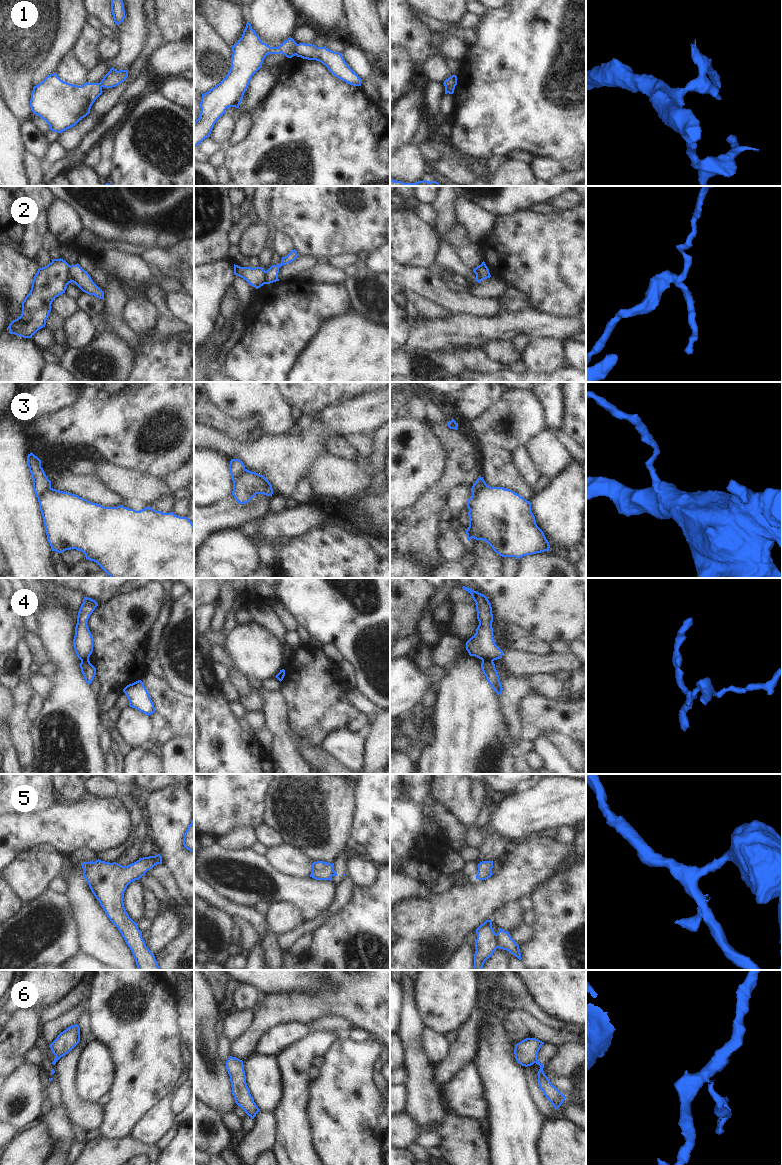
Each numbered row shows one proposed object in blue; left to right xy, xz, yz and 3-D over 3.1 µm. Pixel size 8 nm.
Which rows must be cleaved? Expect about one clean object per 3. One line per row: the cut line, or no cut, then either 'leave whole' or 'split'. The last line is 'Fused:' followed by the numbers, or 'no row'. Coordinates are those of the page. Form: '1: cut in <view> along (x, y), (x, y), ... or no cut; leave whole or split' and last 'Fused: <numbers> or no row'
1: cut in xz along (297, 44), (294, 54); split
2: cut in xy along (69, 266), (69, 279), (71, 281); split
3: cut in yz along (486, 484), (472, 497), (471, 504), (468, 507); split
4: cut in yz along (482, 659), (493, 660); split
5: cut in yz along (492, 930), (498, 947); split
6: cut in yz along (537, 1059), (534, 1062); split
Fused: 1, 2, 3, 4, 5, 6

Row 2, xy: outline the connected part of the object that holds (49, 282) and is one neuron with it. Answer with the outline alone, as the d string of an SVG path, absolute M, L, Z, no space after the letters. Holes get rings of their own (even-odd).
M61 258L53 259L47 266L38 269L32 281L31 290L22 302L21 316L13 320L8 326L10 334L32 338L39 329L45 327L53 300L65 293L67 285L71 283L69 270L70 265Z

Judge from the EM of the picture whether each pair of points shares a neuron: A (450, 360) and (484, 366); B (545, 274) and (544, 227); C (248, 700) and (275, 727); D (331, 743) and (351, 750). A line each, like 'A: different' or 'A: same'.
A: same
B: same
C: different
D: same

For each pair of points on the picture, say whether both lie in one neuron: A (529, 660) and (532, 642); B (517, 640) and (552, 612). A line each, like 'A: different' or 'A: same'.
A: different
B: different

